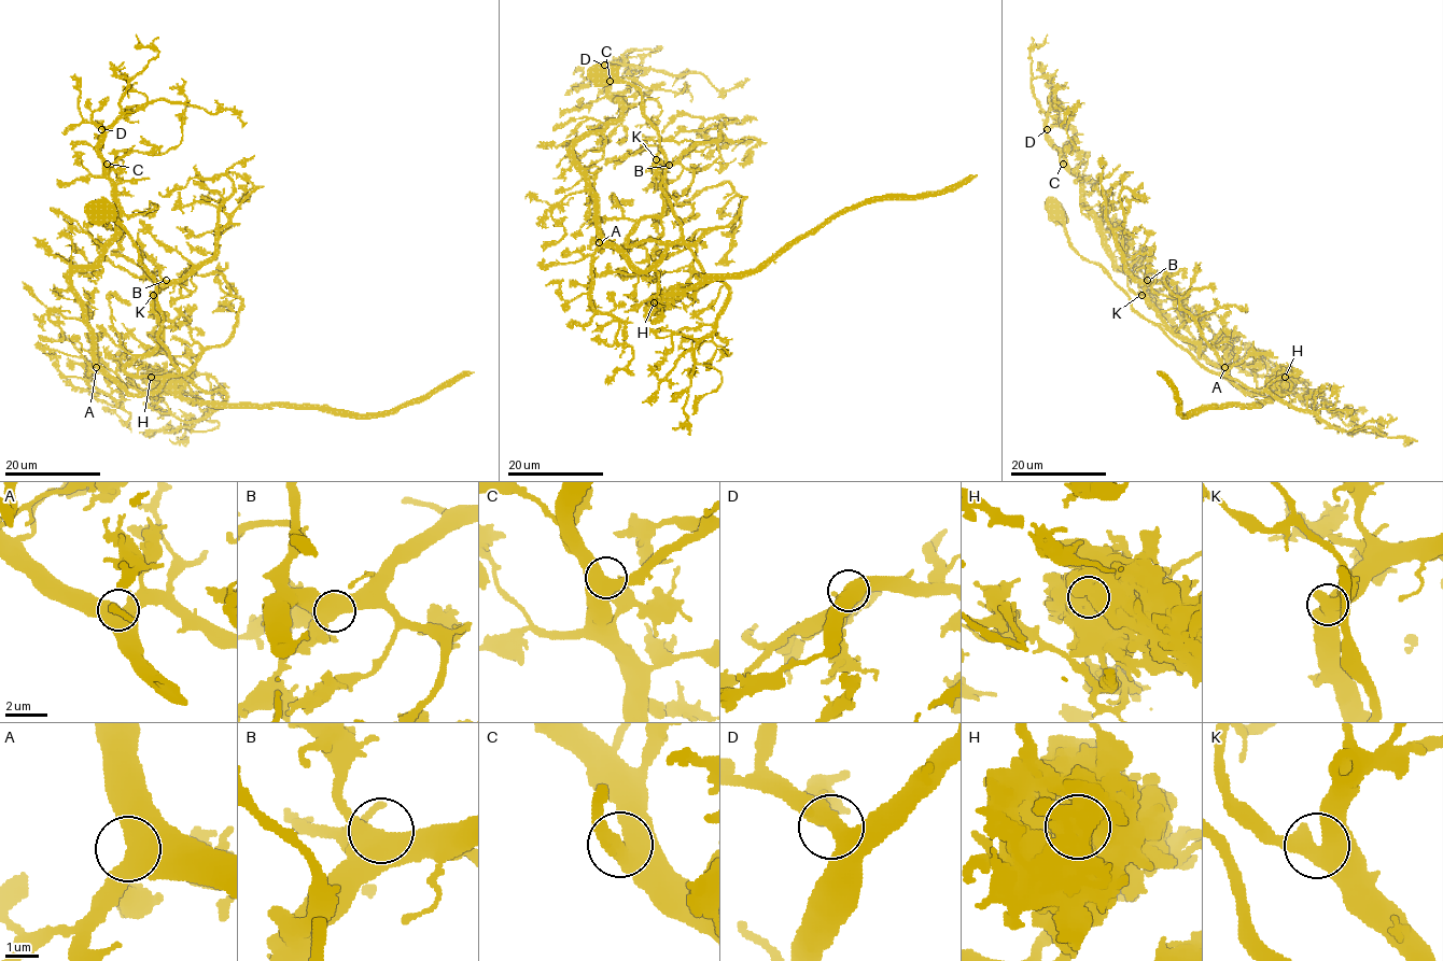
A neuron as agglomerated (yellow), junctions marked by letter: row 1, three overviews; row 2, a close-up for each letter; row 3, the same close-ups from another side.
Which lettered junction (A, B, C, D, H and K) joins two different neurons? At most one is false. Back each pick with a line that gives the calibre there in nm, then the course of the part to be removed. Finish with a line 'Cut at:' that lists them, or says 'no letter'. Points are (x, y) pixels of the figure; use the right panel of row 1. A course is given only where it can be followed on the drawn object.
H: 1400 nm thick; foreign part runs (1285, 377), (1285, 382), (1260, 405), (1206, 406), (1192, 414), (1185, 414), (1180, 412), (1177, 394), (1157, 372)
Cut at: H

